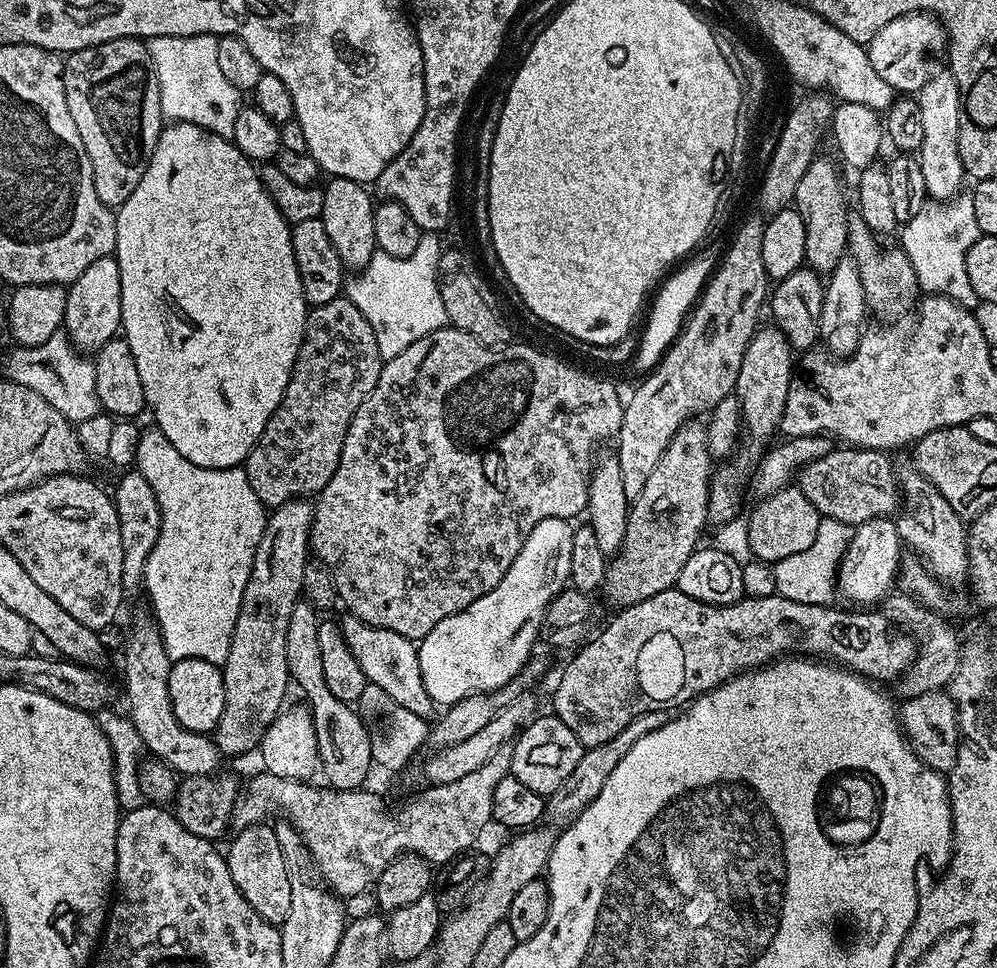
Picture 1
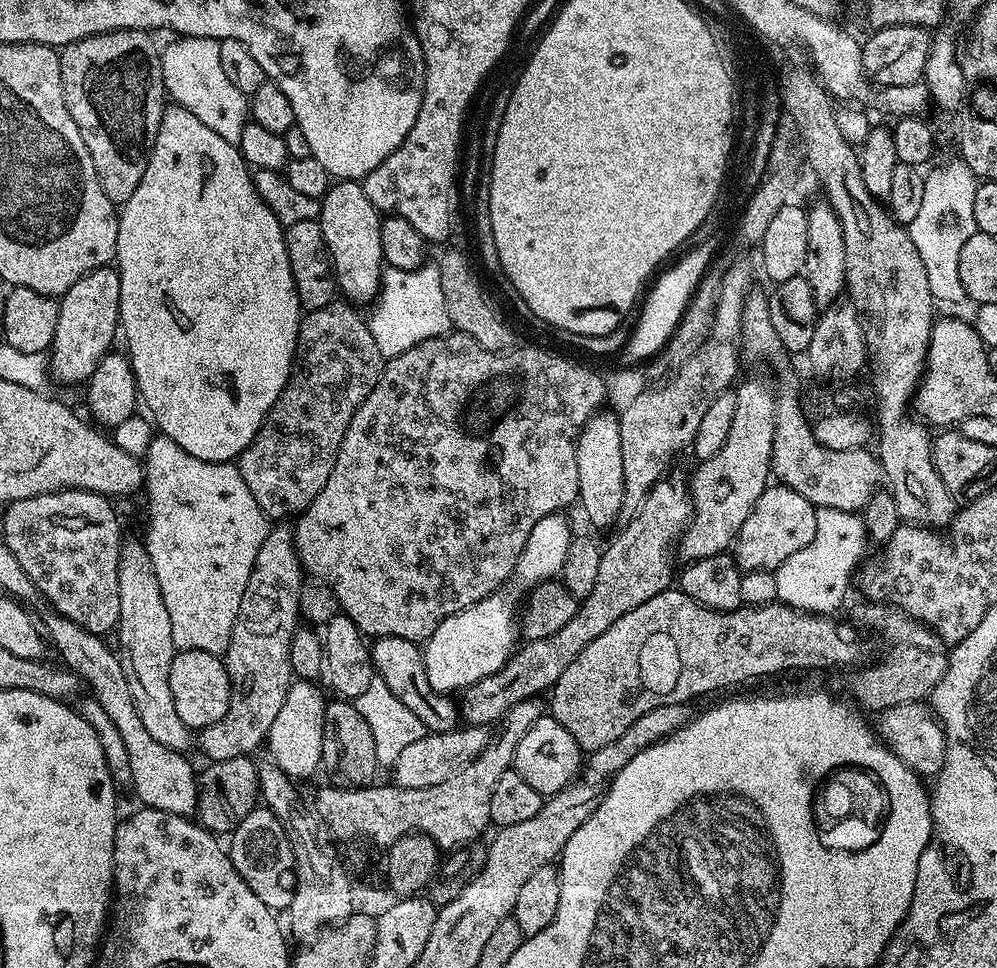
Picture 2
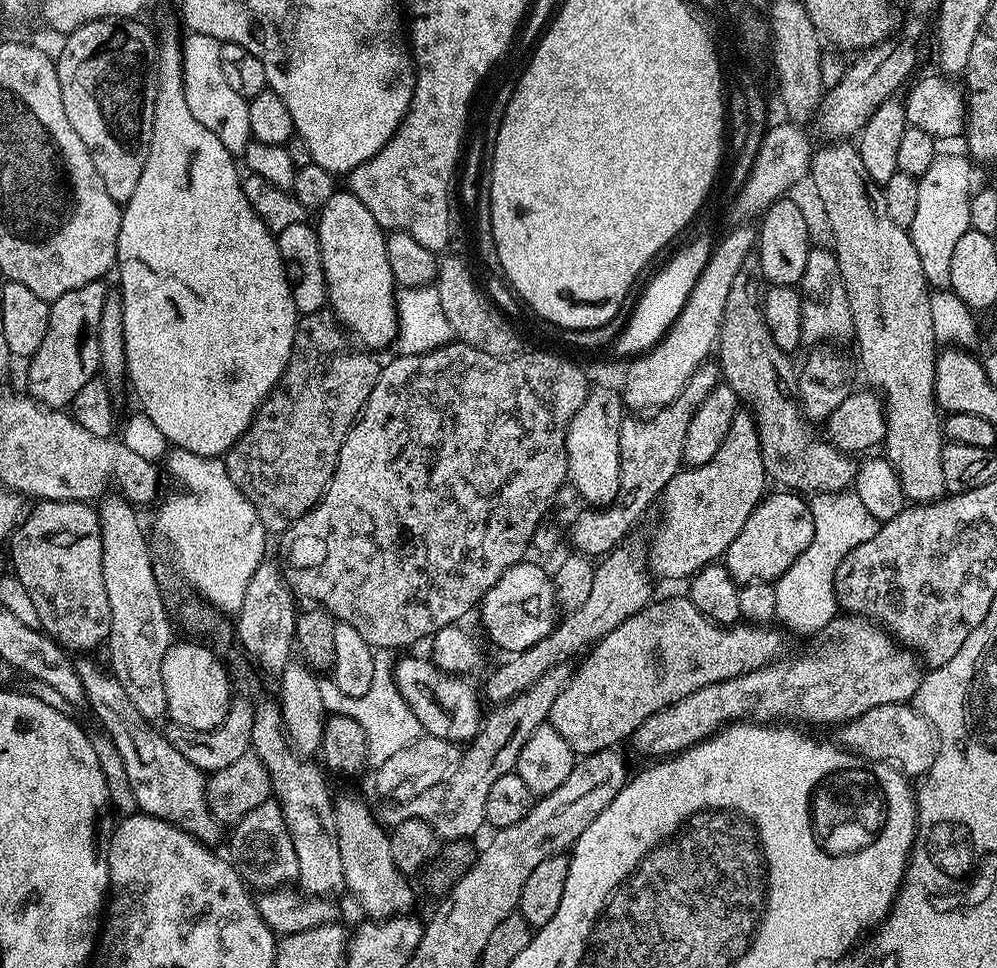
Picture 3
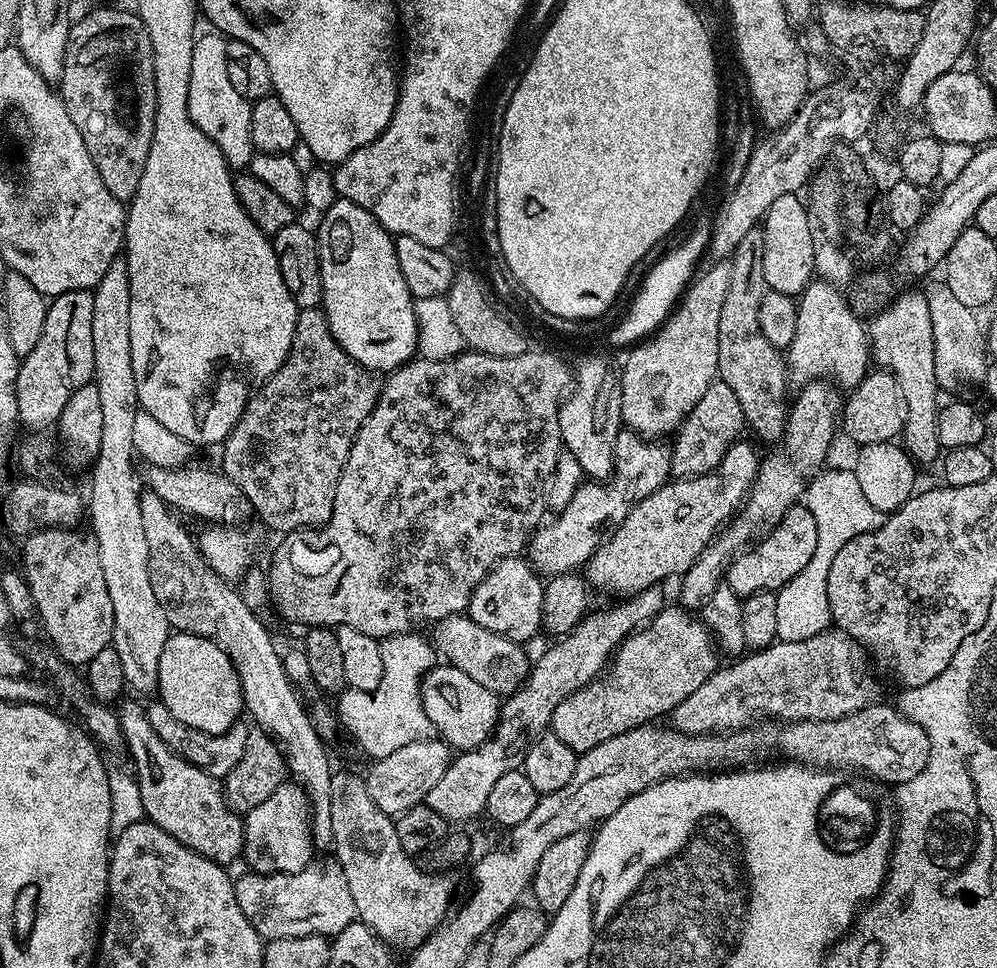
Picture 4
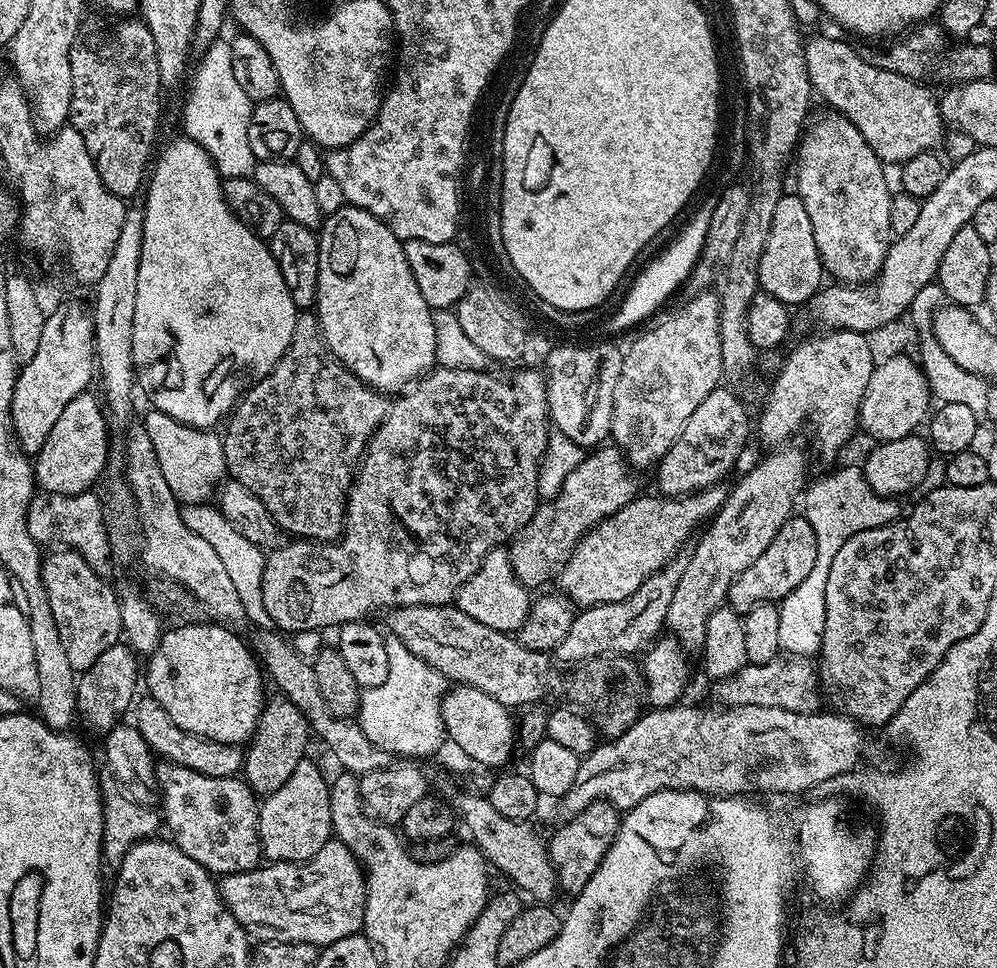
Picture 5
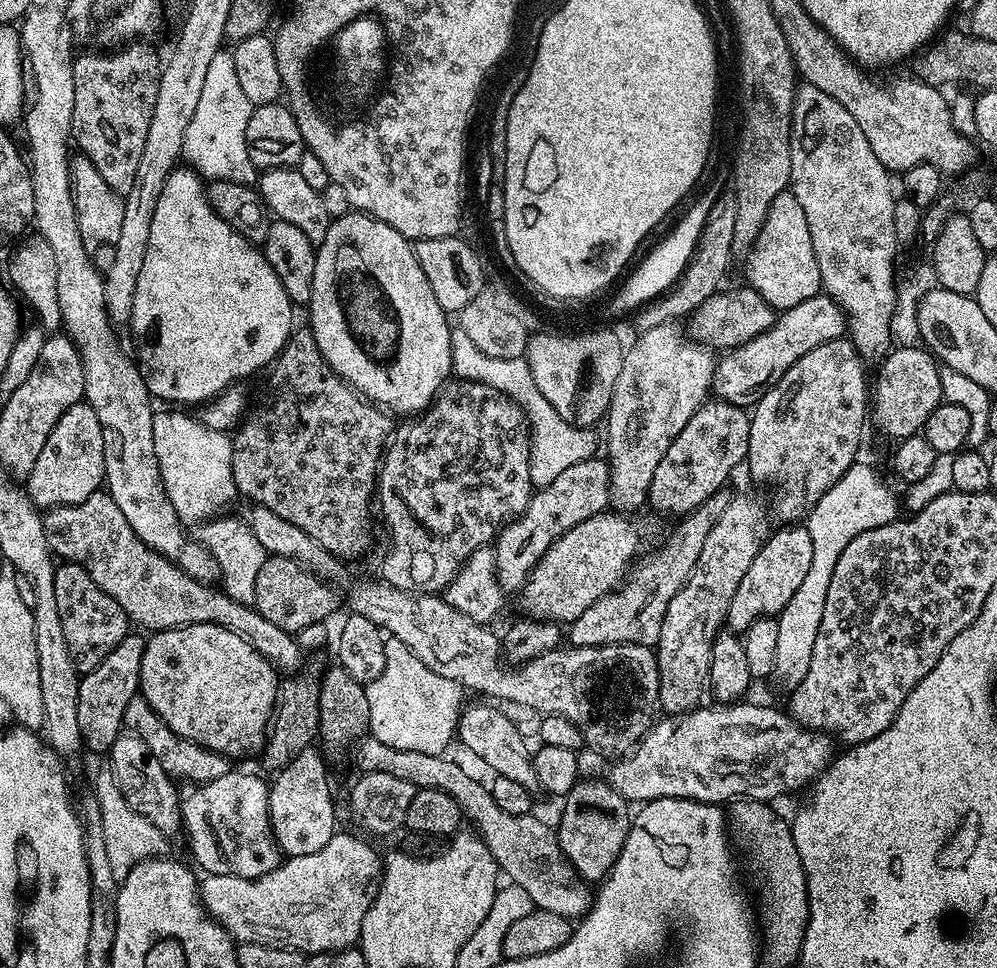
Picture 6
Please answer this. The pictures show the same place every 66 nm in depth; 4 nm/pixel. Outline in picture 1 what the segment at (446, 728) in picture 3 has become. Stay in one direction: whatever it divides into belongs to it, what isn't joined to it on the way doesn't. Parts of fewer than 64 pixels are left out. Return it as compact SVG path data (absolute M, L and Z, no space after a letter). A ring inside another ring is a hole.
M345 615L345 620L339 621L342 630L342 638L346 638L346 646L350 646L350 654L358 658L358 666L362 666L362 674L368 679L369 685L374 689L381 688L379 691L385 696L389 696L392 703L410 710L410 714L418 714L425 718L431 717L434 705L430 694L426 694L426 686L422 682L422 674L418 666L418 648L413 641L407 640L402 634L394 634L394 630L382 630L369 624L364 624L357 616Z

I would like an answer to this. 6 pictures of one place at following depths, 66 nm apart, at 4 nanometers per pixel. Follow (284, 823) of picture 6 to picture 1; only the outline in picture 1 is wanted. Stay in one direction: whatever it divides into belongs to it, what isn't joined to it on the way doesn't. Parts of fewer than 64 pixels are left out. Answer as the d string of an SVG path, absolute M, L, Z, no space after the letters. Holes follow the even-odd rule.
M261 822L239 829L232 845L226 848L226 859L230 878L234 878L234 886L242 890L246 902L250 902L266 922L279 926L284 923L286 914L290 914L290 878L286 874L284 848L276 837L277 829L268 826Z

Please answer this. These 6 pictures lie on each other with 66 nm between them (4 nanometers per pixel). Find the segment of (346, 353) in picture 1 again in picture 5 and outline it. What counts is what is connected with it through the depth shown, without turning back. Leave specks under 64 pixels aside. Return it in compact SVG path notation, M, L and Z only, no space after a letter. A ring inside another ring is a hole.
M301 311L294 322L294 334L290 334L290 346L286 346L286 354L282 354L282 358L278 358L278 362L272 367L270 374L266 374L266 378L262 378L258 383L252 385L240 397L236 407L227 417L228 429L222 432L224 466L227 475L233 480L242 482L242 486L246 486L246 490L250 490L250 494L254 494L254 498L258 498L258 502L262 502L262 506L266 506L266 510L270 510L274 522L285 533L296 538L317 542L339 540L344 530L344 510L348 507L348 492L352 489L354 473L364 456L364 449L370 442L373 430L384 421L384 416L388 413L388 405L389 401L386 399L385 393L377 392L368 384L364 384L346 365L338 362L338 358L334 358L334 354L326 346L324 336L320 332L320 320L315 311Z

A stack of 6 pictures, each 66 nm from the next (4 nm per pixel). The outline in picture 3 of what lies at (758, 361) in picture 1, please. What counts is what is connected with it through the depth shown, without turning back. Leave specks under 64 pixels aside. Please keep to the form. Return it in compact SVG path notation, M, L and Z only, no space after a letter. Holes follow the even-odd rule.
M737 410L730 422L730 430L726 430L726 438L722 438L722 446L718 446L718 454L697 468L688 466L674 474L662 493L664 517L652 536L652 545L646 548L646 563L653 575L664 580L687 581L708 564L715 564L723 557L725 550L738 538L742 526L746 526L746 518L759 506L766 495L766 477L762 462L762 446L756 429L756 417L748 410Z

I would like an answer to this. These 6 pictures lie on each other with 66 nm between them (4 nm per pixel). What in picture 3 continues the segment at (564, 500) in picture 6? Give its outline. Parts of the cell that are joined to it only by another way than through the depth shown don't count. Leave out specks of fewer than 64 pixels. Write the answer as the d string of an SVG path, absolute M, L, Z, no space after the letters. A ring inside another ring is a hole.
M706 362L688 379L688 385L674 398L674 402L667 404L665 408L655 409L654 414L645 415L641 418L636 414L628 414L624 417L624 425L620 428L620 489L618 498L603 510L584 510L576 520L572 528L572 544L577 553L589 558L600 558L620 547L625 543L628 531L640 520L640 515L651 506L652 503L661 499L664 488L674 478L674 474L681 471L684 464L684 447L686 446L686 429L690 426L690 418L702 402L706 402L706 394L714 390L716 385L721 383L720 369L715 363Z

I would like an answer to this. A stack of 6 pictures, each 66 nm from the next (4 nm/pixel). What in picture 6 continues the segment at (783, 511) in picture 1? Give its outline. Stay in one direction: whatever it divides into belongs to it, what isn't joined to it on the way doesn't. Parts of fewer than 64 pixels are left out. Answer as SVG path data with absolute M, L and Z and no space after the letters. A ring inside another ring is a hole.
M800 522L780 527L784 528L776 533L773 531L764 541L754 562L750 562L750 570L742 574L742 582L738 582L738 590L734 590L734 598L730 598L726 624L737 634L743 634L754 622L758 622L758 618L779 617L786 602L790 602L798 586L802 586L810 570L810 562L814 562L814 542L808 527Z

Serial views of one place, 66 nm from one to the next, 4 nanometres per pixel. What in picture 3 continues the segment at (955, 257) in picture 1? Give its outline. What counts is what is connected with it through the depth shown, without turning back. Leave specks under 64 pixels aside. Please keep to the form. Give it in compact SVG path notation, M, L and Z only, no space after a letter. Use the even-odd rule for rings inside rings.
M946 154L936 157L926 174L918 178L918 203L914 222L909 228L909 236L922 261L924 276L931 287L945 289L949 287L950 258L962 234L971 229L969 202L972 186L971 159L960 154Z

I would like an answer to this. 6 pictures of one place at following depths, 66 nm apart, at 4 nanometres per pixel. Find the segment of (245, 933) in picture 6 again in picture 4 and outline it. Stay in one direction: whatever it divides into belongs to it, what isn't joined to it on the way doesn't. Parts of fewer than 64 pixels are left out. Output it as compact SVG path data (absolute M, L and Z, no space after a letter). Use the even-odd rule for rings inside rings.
M335 862L324 864L321 868L309 866L300 872L279 872L264 876L260 872L251 870L245 871L245 876L236 876L236 897L238 906L250 919L250 924L258 930L261 939L273 940L274 938L284 937L308 937L308 936L327 936L335 937L346 928L355 923L357 919L356 907L354 906L354 894L350 894L348 879L344 877L344 871Z

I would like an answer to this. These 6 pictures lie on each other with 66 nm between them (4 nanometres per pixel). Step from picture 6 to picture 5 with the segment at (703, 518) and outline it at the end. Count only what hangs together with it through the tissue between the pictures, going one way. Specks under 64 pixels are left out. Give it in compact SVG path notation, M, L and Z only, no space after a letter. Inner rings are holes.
M687 555L675 556L665 568L650 574L650 578L646 578L646 582L642 582L642 586L638 586L638 590L622 602L599 604L577 611L566 638L562 638L554 650L555 659L560 659L567 666L579 666L595 656L643 653L665 631L670 602L678 587L678 578L682 578L682 570L686 570L687 561Z

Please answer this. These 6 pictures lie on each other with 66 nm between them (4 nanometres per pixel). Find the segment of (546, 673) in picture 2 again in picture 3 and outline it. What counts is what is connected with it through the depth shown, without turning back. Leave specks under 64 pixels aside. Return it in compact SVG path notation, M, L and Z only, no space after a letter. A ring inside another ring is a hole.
M625 542L620 547L612 549L595 565L595 570L590 594L586 597L586 602L578 606L578 610L568 612L565 620L563 617L557 623L555 630L546 634L546 638L542 638L542 642L534 642L534 646L530 646L526 651L509 655L508 661L501 668L496 668L489 674L488 681L484 684L484 692L482 688L483 699L487 703L489 700L489 705L505 704L507 700L513 700L518 694L522 694L522 690L534 686L534 682L538 682L542 674L571 661L570 658L575 652L583 653L610 630L622 626L626 618L638 614L653 603L654 577L641 549L639 552L631 542Z

